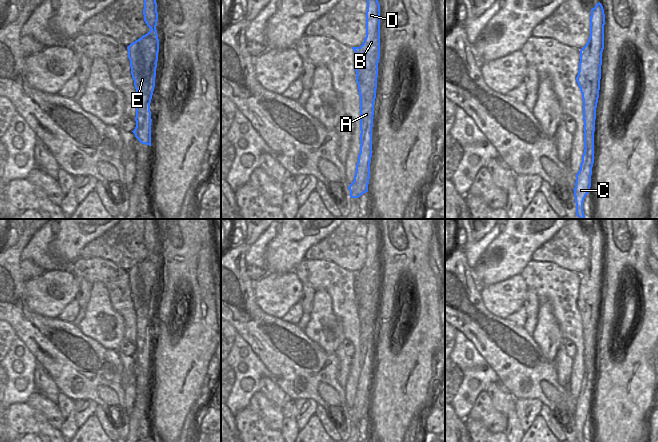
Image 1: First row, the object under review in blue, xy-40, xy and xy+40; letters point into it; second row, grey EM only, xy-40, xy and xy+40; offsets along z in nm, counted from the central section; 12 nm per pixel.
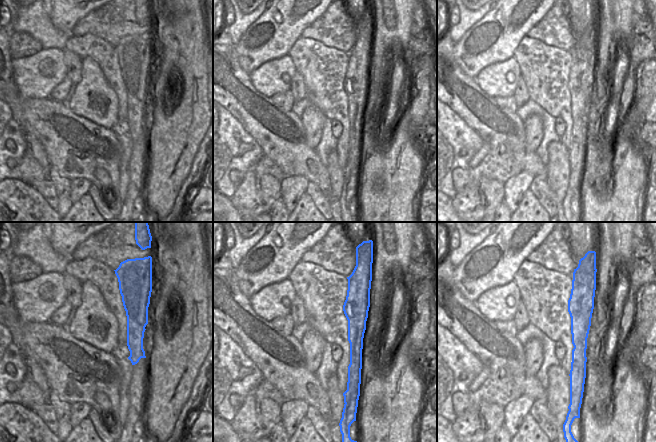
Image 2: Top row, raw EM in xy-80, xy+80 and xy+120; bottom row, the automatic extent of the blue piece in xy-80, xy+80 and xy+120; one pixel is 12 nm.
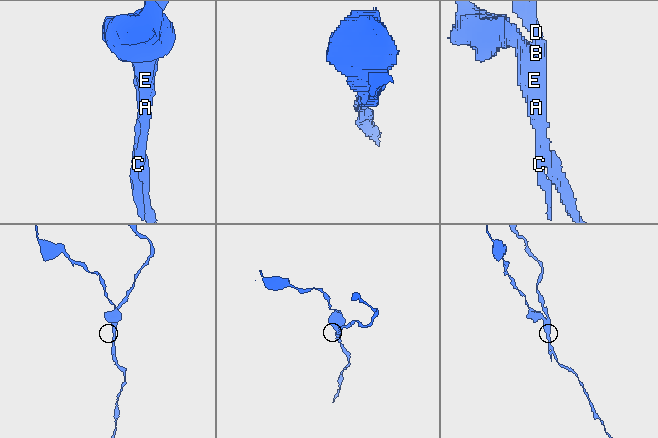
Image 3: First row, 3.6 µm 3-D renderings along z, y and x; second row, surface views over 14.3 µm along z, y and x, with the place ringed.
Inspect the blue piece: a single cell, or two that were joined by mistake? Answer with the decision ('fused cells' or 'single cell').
fused cells

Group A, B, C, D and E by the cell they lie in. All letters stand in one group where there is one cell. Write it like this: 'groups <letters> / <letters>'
groups A B D / C E

